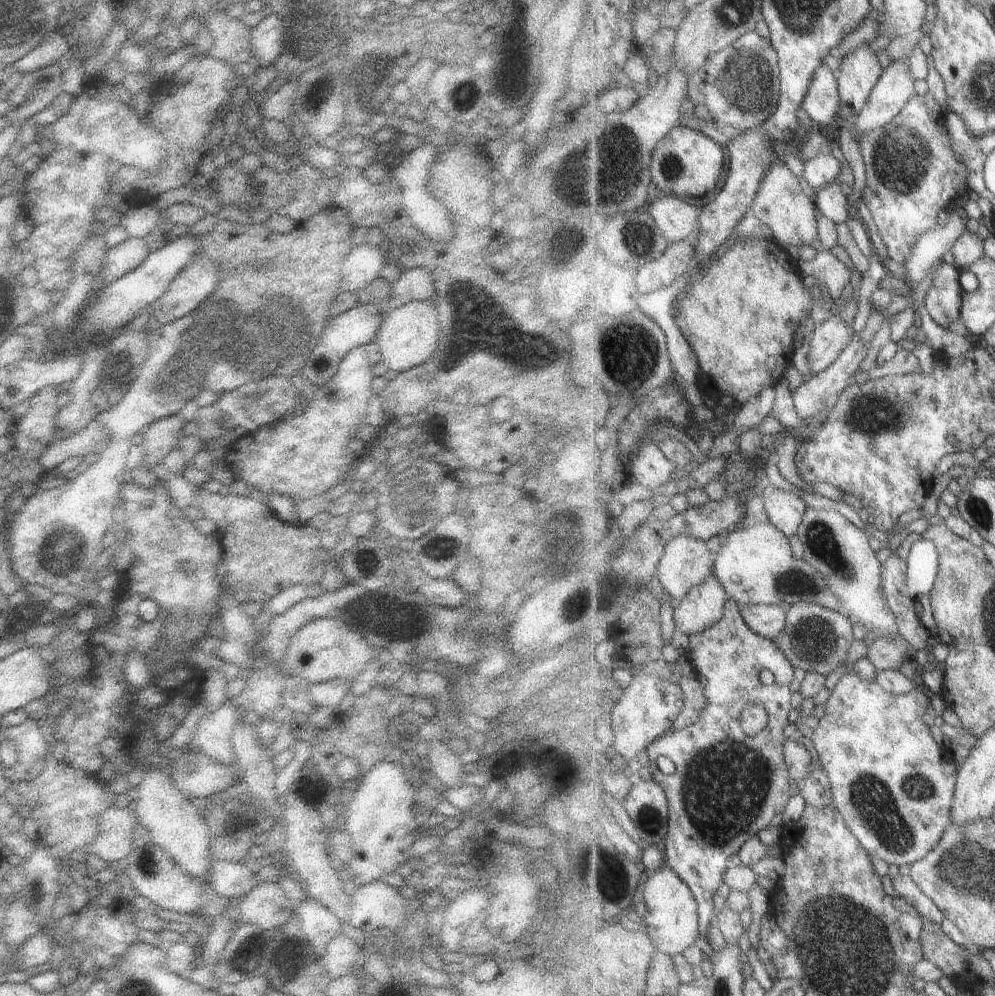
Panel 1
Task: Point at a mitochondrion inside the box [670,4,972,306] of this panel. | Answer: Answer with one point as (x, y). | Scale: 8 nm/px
(903, 160)

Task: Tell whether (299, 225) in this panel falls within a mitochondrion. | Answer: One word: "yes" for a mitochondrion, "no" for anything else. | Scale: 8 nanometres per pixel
no

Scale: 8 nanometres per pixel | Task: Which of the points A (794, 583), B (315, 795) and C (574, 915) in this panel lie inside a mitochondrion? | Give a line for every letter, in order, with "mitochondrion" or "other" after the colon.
A: mitochondrion
B: other
C: other

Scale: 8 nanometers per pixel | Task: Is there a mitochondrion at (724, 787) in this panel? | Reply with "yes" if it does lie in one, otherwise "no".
yes

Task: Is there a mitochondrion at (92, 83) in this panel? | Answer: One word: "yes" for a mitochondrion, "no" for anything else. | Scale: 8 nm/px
no

